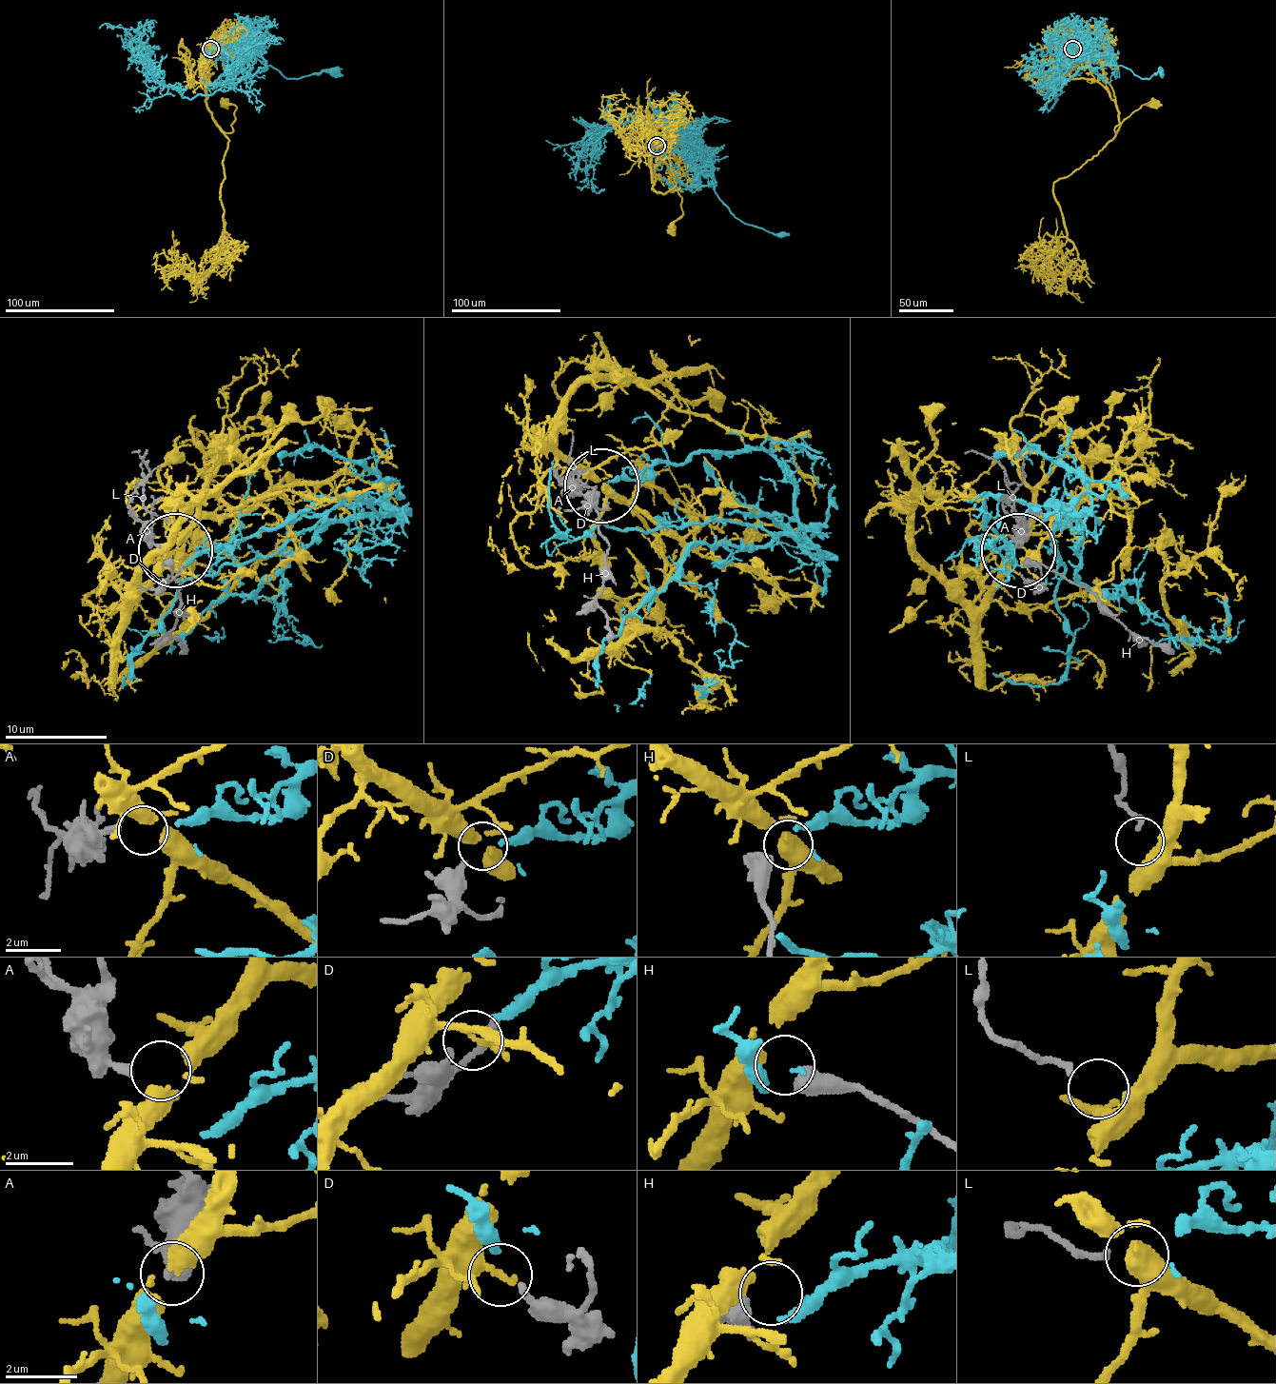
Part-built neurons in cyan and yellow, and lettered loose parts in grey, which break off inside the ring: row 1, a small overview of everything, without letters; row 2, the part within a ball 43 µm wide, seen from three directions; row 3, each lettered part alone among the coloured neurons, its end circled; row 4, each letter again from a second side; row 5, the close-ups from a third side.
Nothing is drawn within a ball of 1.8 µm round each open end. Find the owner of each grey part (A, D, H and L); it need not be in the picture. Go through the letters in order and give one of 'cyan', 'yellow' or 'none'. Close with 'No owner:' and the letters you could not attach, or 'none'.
A: yellow
D: none
H: none
L: none
No owner: D, H, L

